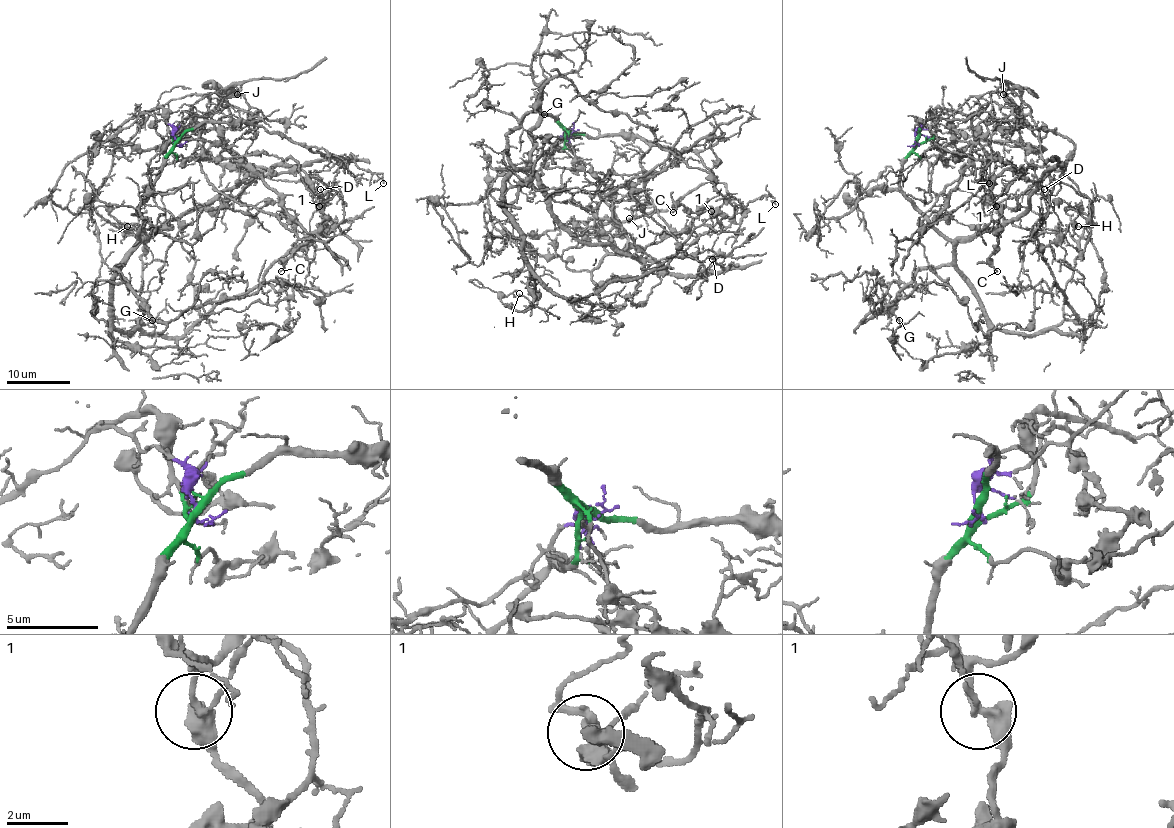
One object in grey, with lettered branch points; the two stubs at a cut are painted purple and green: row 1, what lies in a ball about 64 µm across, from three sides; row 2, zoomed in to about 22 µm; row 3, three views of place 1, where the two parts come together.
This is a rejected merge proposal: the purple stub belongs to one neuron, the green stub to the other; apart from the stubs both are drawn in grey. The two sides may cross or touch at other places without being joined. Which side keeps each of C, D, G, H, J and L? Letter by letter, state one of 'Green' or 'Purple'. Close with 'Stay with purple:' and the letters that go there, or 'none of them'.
C: Purple
D: Green
G: Green
H: Green
J: Purple
L: Green
Stay with purple: C, J

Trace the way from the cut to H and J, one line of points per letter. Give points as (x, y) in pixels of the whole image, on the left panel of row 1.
H: (176, 142), (140, 208), (140, 240), (113, 281), (114, 326), (129, 334), (143, 314), (144, 228), (127, 225)
J: (176, 142), (176, 127), (198, 100), (223, 88), (234, 86), (238, 94)

